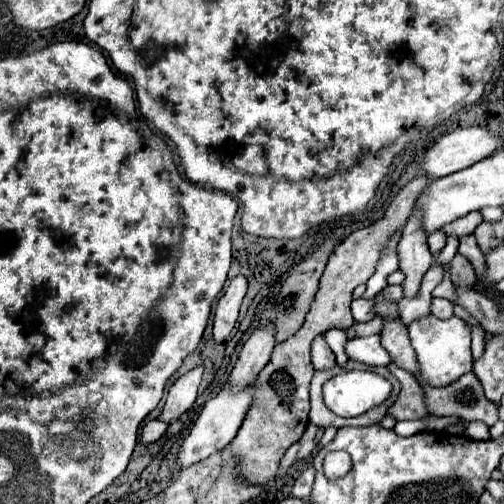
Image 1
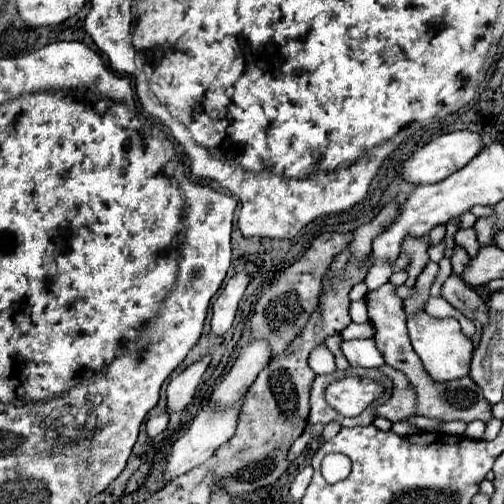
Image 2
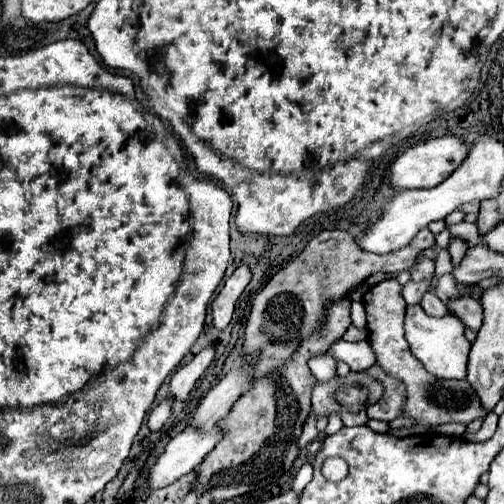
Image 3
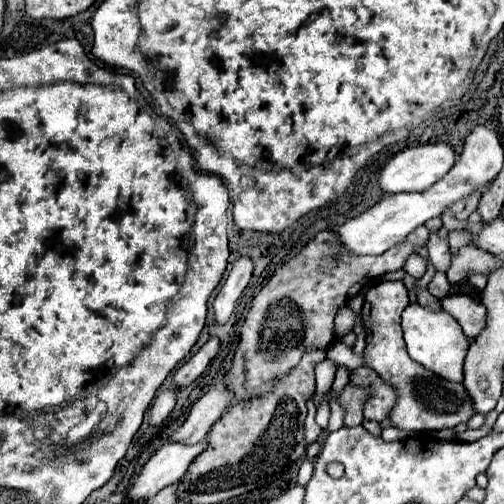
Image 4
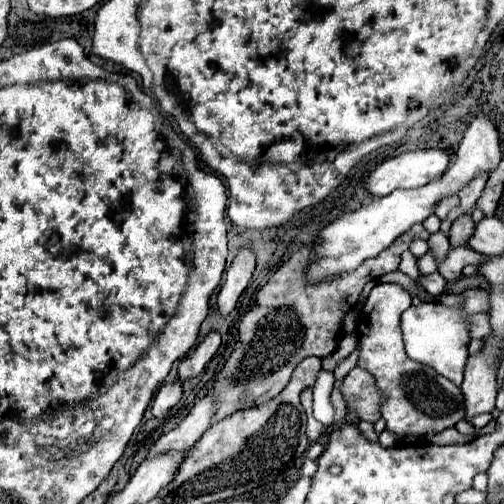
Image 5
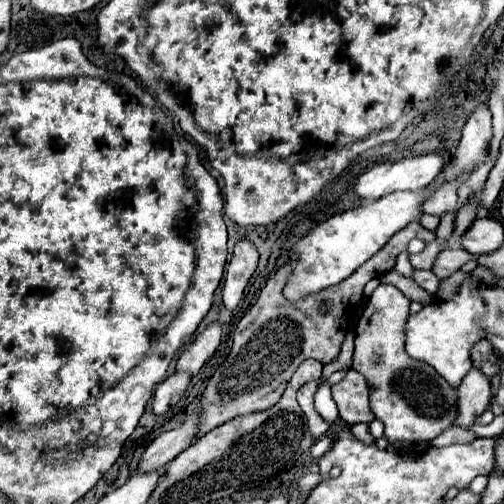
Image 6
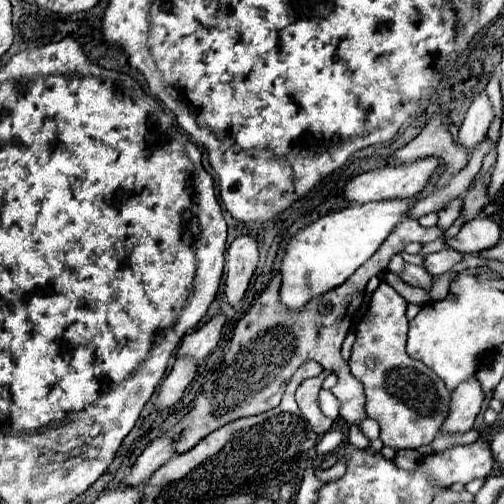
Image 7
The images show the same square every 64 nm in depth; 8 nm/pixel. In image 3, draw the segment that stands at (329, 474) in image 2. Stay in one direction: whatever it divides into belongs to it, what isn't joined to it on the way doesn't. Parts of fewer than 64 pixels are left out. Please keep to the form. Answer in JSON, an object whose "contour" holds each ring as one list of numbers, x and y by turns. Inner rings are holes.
{"contour":[[328,458,322,466,322,472,328,480,342,480,346,476,346,462,342,458]]}

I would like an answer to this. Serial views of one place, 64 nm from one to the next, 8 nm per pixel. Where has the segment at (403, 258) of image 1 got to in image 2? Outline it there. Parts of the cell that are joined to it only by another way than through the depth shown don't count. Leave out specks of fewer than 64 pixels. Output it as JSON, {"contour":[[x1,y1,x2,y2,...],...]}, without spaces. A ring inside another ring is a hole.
{"contour":[[408,238,408,240,404,240,402,252,406,252,406,254,410,256,410,260,412,260,412,264,406,268,406,272,408,272,406,286,414,286,416,276,418,276,418,274,422,272,422,268,426,266,426,262,428,262,426,250,428,250,428,244,424,244,420,238]]}

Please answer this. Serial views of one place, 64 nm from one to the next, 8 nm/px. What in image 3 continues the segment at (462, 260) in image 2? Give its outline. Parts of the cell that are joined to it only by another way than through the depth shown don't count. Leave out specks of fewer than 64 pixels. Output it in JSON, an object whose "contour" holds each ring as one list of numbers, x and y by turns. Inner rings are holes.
{"contour":[[452,238,450,240,450,246,448,246,448,252,450,252,450,256,452,256,452,262,454,264,458,264,460,262,460,256,464,256,464,252,468,250,468,244,464,242,464,240,460,240,460,238]]}

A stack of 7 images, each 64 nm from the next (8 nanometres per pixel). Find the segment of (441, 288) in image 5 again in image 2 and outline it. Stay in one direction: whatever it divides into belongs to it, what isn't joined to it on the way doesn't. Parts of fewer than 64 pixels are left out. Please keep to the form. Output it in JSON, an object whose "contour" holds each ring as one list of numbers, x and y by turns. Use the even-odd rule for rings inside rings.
{"contour":[[450,274,450,278,442,284,442,298,454,308,458,308,466,318,474,318,480,324,486,324,488,308,484,300,472,288,468,288,458,276]]}

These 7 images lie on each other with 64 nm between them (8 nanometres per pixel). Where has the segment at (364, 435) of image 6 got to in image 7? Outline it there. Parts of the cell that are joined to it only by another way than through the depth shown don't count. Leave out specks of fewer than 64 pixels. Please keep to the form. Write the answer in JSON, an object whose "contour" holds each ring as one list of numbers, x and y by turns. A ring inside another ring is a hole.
{"contour":[[350,426,348,442,350,442,350,444,356,444,356,448,368,448,368,444,370,444,370,440,368,440,356,426]]}

